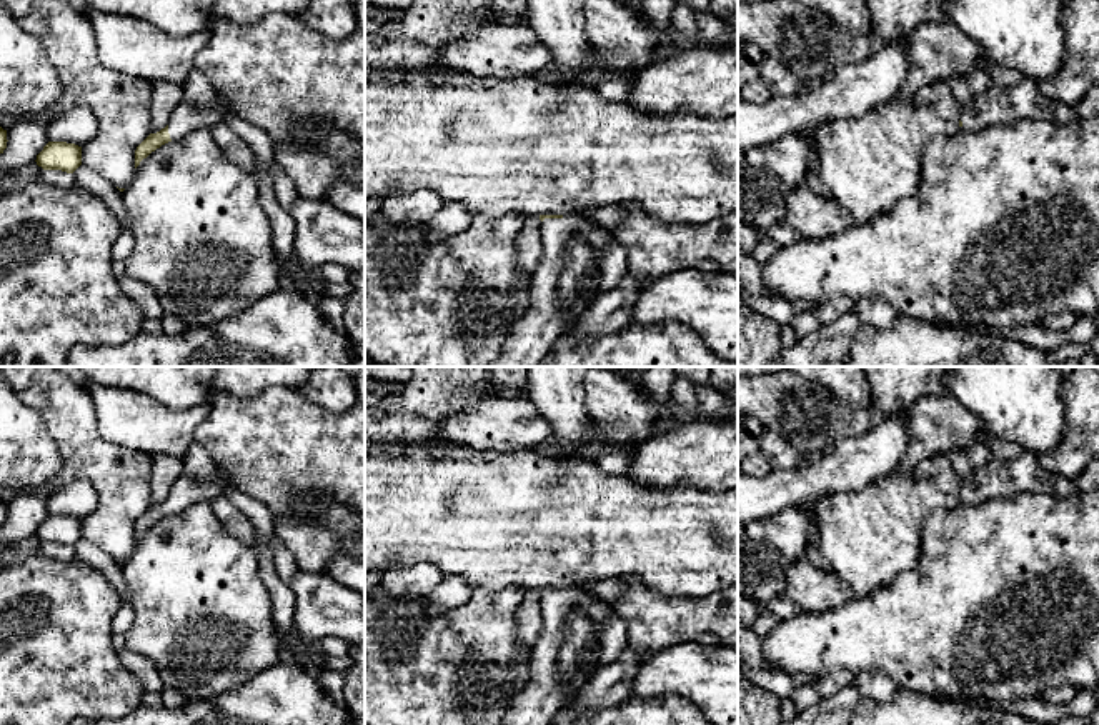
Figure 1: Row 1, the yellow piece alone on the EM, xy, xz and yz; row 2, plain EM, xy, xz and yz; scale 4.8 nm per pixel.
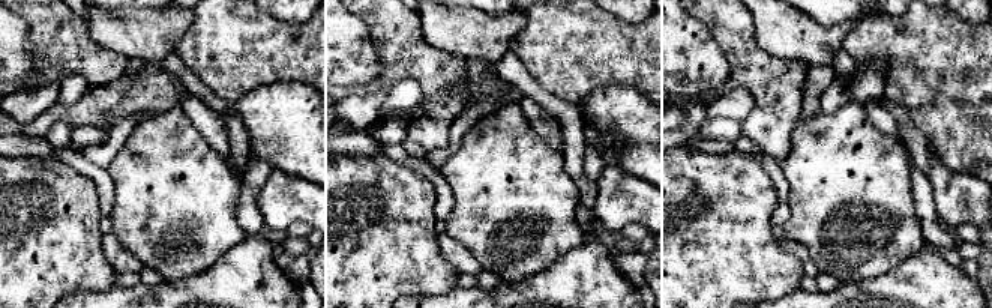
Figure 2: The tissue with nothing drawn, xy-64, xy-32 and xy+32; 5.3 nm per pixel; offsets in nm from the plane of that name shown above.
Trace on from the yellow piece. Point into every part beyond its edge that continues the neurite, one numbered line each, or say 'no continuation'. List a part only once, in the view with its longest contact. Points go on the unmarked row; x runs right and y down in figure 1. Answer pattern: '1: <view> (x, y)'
1: xz (542, 699)

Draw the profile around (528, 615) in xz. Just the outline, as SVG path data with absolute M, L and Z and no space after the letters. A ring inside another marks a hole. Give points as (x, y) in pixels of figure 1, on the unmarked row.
M536 588L525 590L525 598L516 608L516 643L520 652L510 667L511 688L523 690L530 678L530 658L543 630L541 593Z

